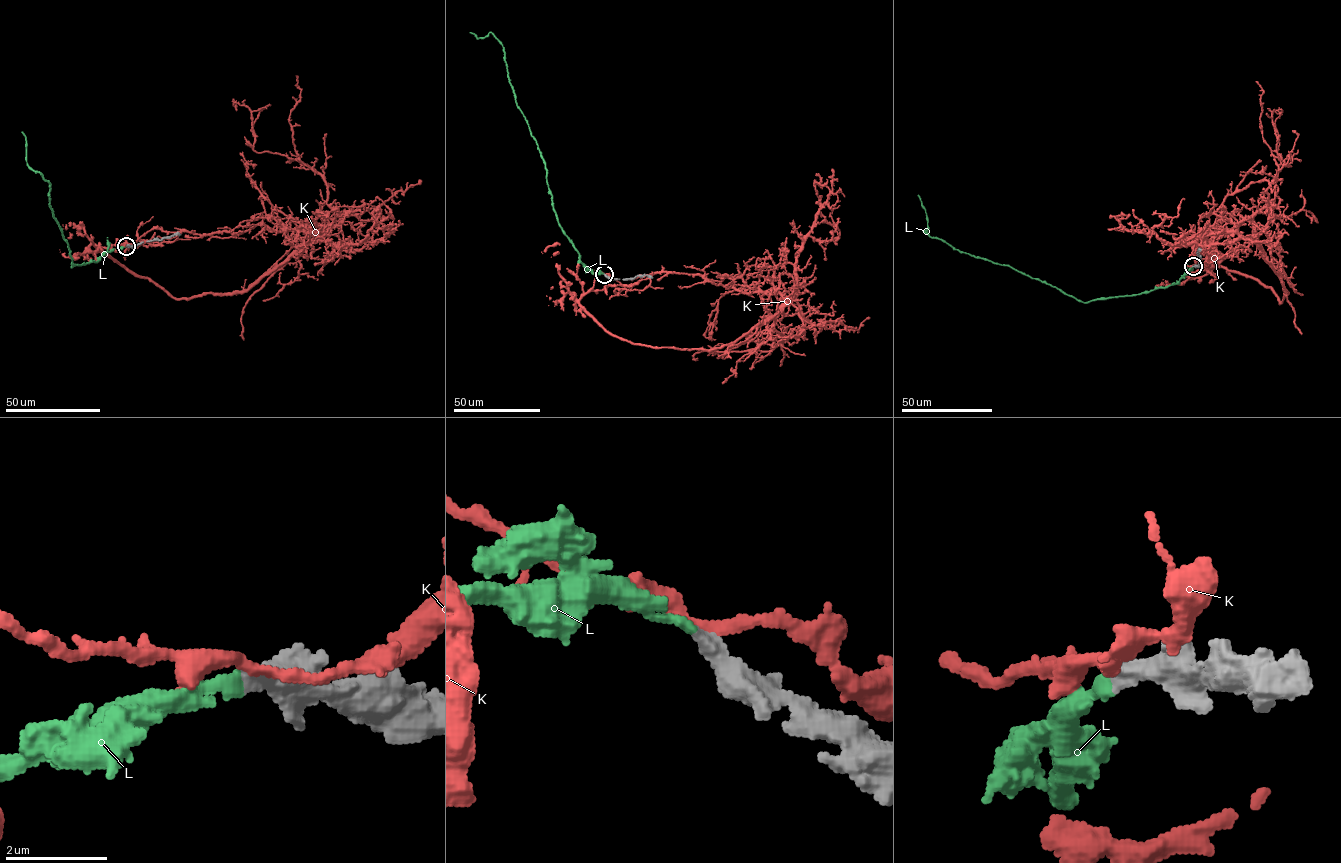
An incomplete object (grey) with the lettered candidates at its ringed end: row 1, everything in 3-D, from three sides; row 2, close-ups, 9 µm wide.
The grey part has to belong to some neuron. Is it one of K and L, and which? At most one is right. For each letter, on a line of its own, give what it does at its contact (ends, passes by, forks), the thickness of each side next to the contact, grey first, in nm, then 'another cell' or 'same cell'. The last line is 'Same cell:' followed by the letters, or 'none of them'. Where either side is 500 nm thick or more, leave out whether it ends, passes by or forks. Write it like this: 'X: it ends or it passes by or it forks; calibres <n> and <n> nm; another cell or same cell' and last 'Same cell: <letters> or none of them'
K: it passes by; calibres 400 and 200 nm; another cell
L: it ends; calibres 360 and 200 nm; same cell
Same cell: L

